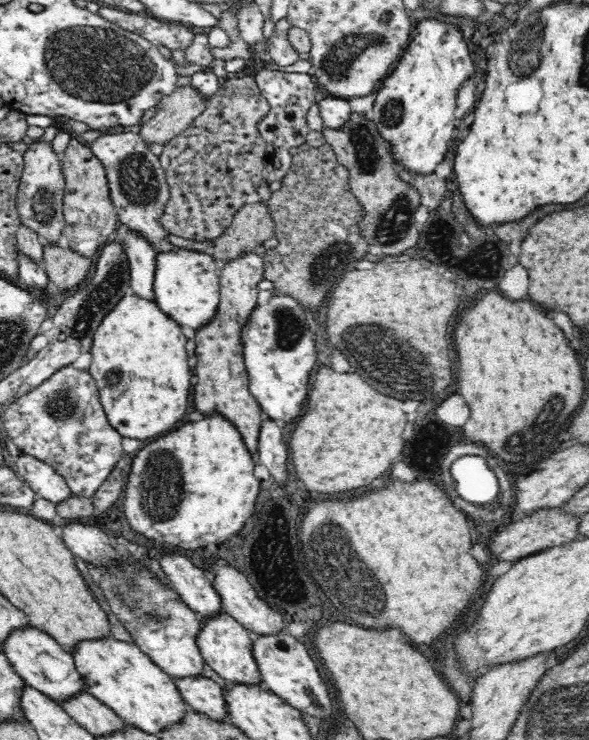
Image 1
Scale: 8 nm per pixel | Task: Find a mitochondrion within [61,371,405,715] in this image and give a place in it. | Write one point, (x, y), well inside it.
(344, 576)

